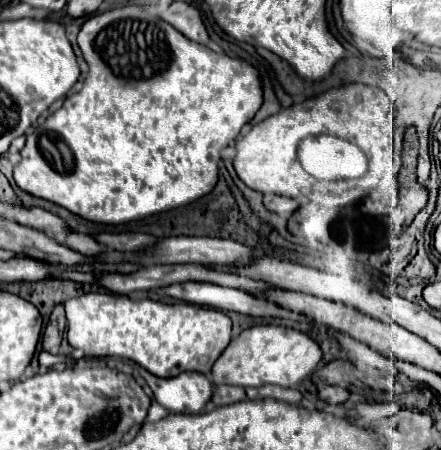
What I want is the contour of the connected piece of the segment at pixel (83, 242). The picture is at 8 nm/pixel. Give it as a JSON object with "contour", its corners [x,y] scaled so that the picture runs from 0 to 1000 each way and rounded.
{"contour":[[[159,516],[145,529],[141,542],[154,547],[154,551],[163,551],[163,556],[172,556],[172,560],[181,560],[181,564],[190,564],[190,569],[222,569],[231,560],[227,542],[209,524],[181,520],[181,516]]]}

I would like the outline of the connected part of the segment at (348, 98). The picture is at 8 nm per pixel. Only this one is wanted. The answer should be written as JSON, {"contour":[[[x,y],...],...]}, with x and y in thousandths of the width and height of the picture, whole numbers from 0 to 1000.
{"contour":[[[794,182],[771,196],[753,196],[721,216],[698,218],[662,240],[644,240],[621,258],[571,280],[571,289],[540,316],[540,338],[531,351],[531,373],[544,400],[594,431],[635,431],[671,444],[689,444],[707,418],[717,418],[712,391],[703,391],[671,351],[671,324],[689,302],[753,298],[762,307],[789,311],[821,333],[875,324],[875,360],[889,333],[889,227],[875,204],[857,191],[830,191],[816,182]]]}

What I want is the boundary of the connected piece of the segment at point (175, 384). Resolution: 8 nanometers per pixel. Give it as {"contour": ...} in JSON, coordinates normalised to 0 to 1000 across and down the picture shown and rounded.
{"contour":[[[317,818],[317,831],[345,862],[354,893],[381,907],[385,916],[449,920],[481,884],[481,853],[454,827],[417,827],[381,844],[358,840],[331,827],[327,818]]]}

